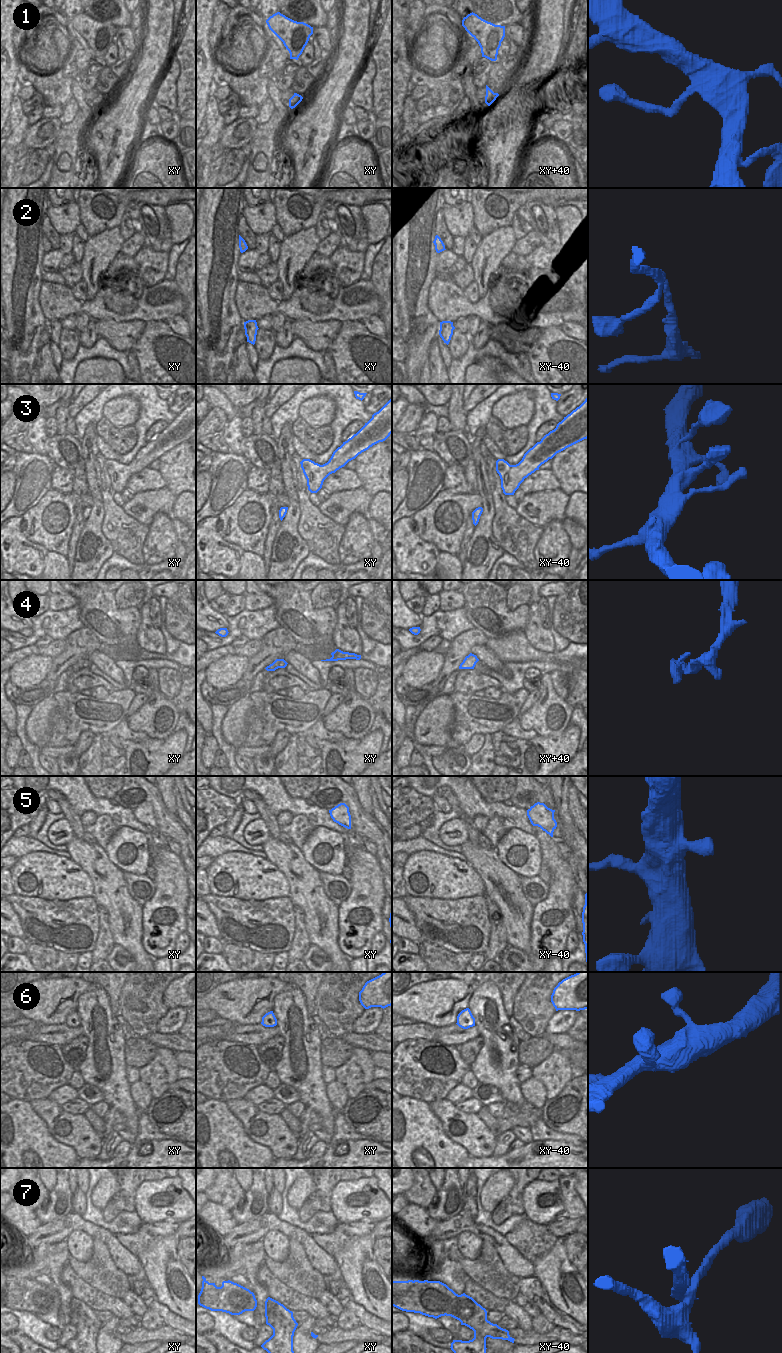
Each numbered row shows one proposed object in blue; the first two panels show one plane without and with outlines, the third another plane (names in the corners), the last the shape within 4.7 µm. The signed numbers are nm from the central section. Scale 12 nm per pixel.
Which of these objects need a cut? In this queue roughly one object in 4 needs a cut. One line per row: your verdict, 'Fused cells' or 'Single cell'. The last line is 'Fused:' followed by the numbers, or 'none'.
1: Fused cells
2: Single cell
3: Single cell
4: Single cell
5: Single cell
6: Single cell
7: Fused cells
Fused: 1, 7.

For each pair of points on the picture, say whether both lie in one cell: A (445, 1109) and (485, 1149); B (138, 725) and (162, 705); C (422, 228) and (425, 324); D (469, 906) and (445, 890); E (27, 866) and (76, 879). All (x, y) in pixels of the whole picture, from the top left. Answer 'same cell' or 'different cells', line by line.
A: same cell
B: same cell
C: same cell
D: different cells
E: same cell

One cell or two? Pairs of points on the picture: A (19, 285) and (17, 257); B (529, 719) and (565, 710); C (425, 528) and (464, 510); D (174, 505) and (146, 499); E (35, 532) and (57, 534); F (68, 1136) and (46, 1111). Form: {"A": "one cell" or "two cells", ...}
{"A": "one cell", "B": "one cell", "C": "one cell", "D": "one cell", "E": "one cell", "F": "one cell"}

